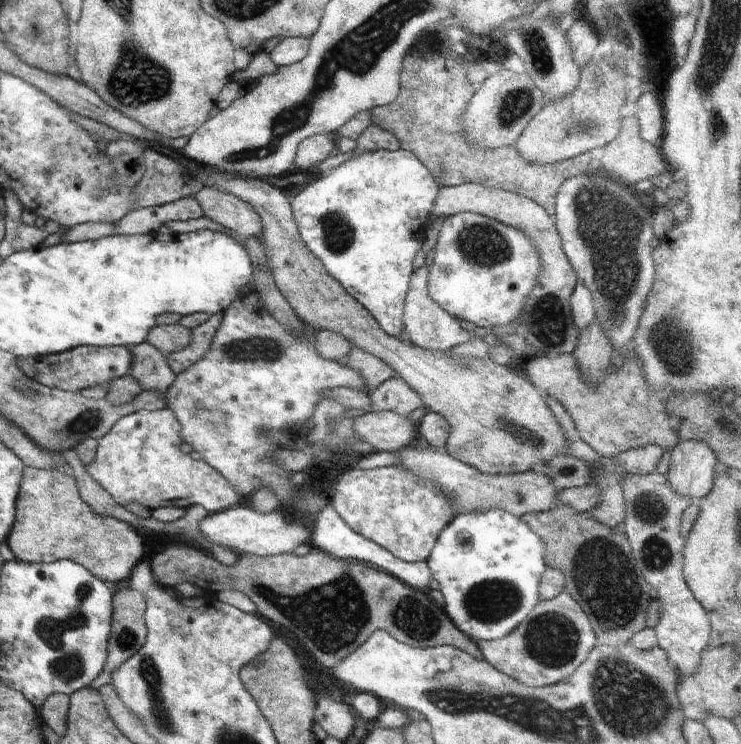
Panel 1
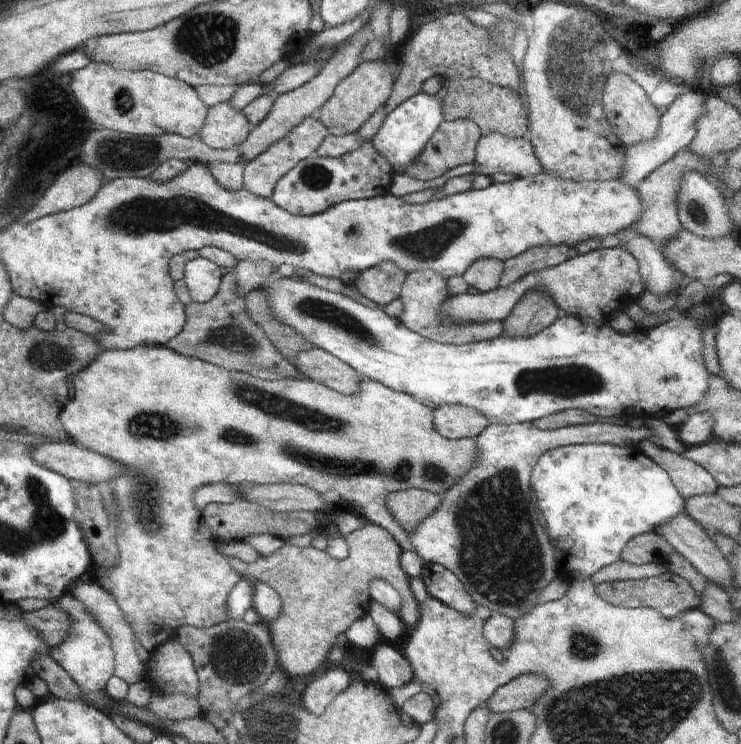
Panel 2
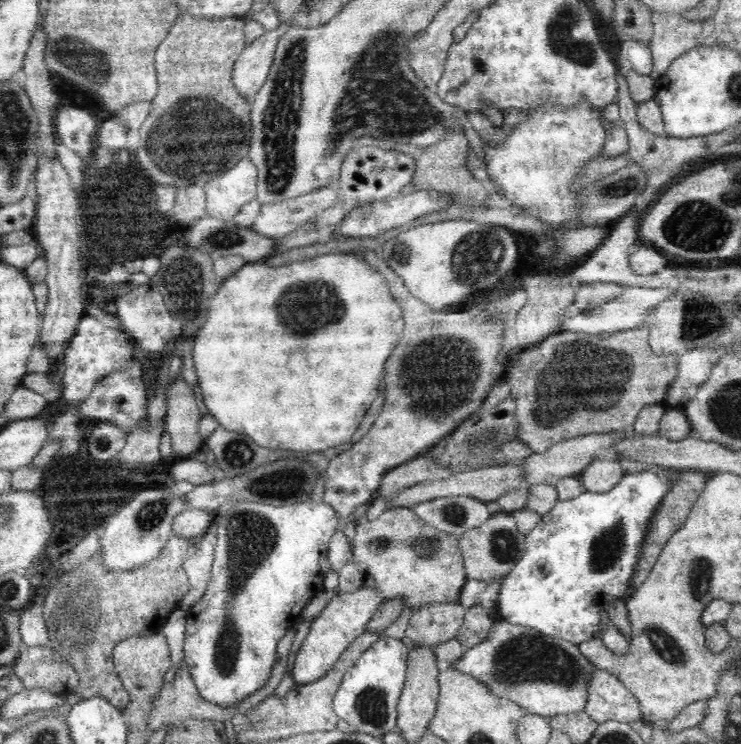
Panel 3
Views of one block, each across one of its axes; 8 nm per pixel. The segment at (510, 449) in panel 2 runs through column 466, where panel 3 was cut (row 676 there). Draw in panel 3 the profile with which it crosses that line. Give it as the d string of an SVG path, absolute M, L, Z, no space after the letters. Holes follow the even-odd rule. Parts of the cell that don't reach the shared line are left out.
M496 620L484 642L466 649L452 668L477 678L490 693L546 718L585 712L593 664L578 645L548 637L534 628Z

